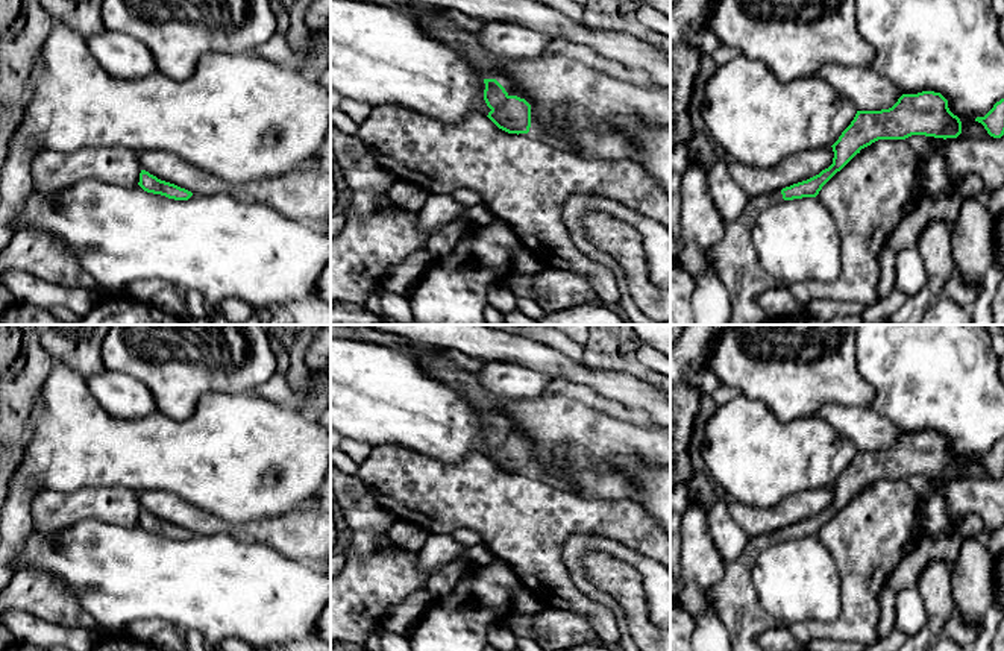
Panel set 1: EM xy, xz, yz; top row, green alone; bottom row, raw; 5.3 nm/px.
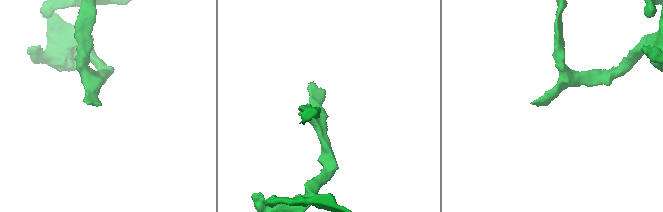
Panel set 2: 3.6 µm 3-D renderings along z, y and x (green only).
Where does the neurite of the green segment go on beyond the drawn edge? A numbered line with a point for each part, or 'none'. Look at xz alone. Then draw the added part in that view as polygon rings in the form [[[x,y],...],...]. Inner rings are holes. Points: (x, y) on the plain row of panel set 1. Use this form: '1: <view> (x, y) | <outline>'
1: xz (499, 416) | [[[490,410],[482,414],[484,419],[496,419],[508,432],[508,436],[517,436],[525,439],[523,432],[511,425],[511,419],[499,410]]]

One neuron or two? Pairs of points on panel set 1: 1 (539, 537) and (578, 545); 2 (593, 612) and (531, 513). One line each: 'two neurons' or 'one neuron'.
1: two neurons
2: one neuron

